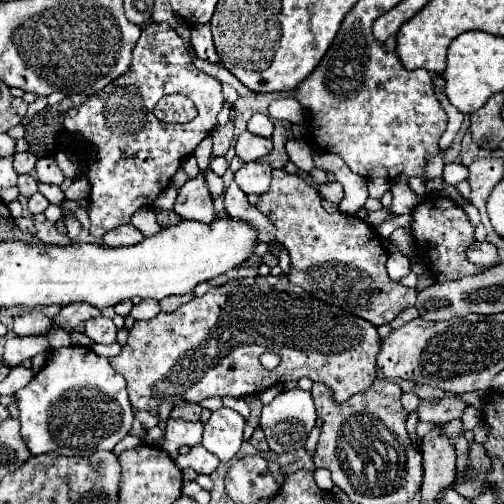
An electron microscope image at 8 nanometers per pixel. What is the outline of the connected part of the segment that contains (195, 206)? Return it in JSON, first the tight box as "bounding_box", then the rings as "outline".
{"bounding_box":[174,173,216,223],"outline":[[[202,173],[196,179],[190,179],[180,187],[174,213],[182,219],[196,219],[204,223],[210,223],[216,217],[212,195],[204,183]]]}

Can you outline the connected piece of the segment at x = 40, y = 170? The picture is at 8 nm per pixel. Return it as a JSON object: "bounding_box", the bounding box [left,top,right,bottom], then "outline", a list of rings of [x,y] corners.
{"bounding_box":[36,157,64,185],"outline":[[[42,157],[42,159],[38,159],[36,173],[38,173],[38,181],[42,181],[42,183],[60,185],[64,181],[64,175],[62,175],[58,163],[54,161],[54,157]]]}

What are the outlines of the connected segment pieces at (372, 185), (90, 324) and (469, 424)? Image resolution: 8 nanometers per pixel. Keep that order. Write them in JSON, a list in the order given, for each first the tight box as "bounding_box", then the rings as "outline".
[{"bounding_box":[368,179,390,199],"outline":[[[370,179],[368,181],[368,191],[370,191],[370,197],[380,199],[386,191],[390,191],[390,183],[386,179]]]},{"bounding_box":[84,317,116,343],"outline":[[[92,317],[84,321],[84,333],[94,343],[116,343],[116,327],[108,317]]]},{"bounding_box":[461,406,481,431],"outline":[[[467,406],[462,414],[461,420],[464,431],[473,430],[481,422],[481,412],[472,406]]]}]

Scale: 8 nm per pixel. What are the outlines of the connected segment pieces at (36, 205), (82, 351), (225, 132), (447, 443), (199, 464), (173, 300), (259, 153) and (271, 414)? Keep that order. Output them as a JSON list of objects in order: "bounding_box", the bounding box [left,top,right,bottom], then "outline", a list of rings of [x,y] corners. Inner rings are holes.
[{"bounding_box":[28,193,50,215],"outline":[[[34,193],[34,195],[28,199],[28,211],[30,211],[32,215],[44,213],[44,209],[46,209],[48,205],[50,205],[50,203],[48,203],[48,199],[46,199],[42,193]]]},{"bounding_box":[14,347,132,455],"outline":[[[62,347],[48,355],[44,369],[14,393],[20,409],[20,435],[32,455],[92,455],[100,449],[112,451],[132,427],[132,405],[128,401],[126,379],[118,375],[106,357],[98,357],[90,347]]]},{"bounding_box":[210,123,234,155],"outline":[[[226,123],[224,127],[216,125],[210,135],[214,137],[214,155],[226,155],[234,137],[234,123]]]},{"bounding_box":[420,425,456,503],"outline":[[[434,425],[420,443],[424,457],[424,481],[420,487],[420,501],[434,503],[442,499],[442,491],[450,487],[450,479],[456,475],[454,443],[444,435],[444,425]]]},{"bounding_box":[176,445,218,475],"outline":[[[194,445],[192,449],[190,449],[190,453],[186,453],[186,455],[180,455],[178,459],[176,459],[176,465],[180,467],[180,469],[184,469],[184,467],[192,467],[196,473],[206,473],[206,475],[210,475],[216,467],[218,467],[218,457],[214,455],[214,453],[210,453],[210,451],[206,451],[202,445]]]},{"bounding_box":[160,293,194,313],"outline":[[[188,293],[188,295],[182,295],[182,297],[164,297],[162,301],[160,301],[160,309],[164,311],[164,313],[170,313],[170,311],[176,311],[180,305],[184,305],[184,303],[188,303],[190,299],[192,299],[194,295],[192,293]]]},{"bounding_box":[236,131,272,161],"outline":[[[244,131],[236,141],[236,155],[242,161],[256,161],[272,151],[272,141],[266,137],[258,137],[250,131]]]},{"bounding_box":[260,389,316,455],"outline":[[[304,389],[282,391],[278,397],[274,397],[272,403],[262,407],[262,415],[260,415],[260,427],[270,445],[270,451],[276,455],[292,453],[300,447],[304,447],[306,437],[308,437],[310,429],[314,427],[314,421],[316,421],[316,409],[314,409],[314,401],[312,401],[312,393],[304,391]]]}]

